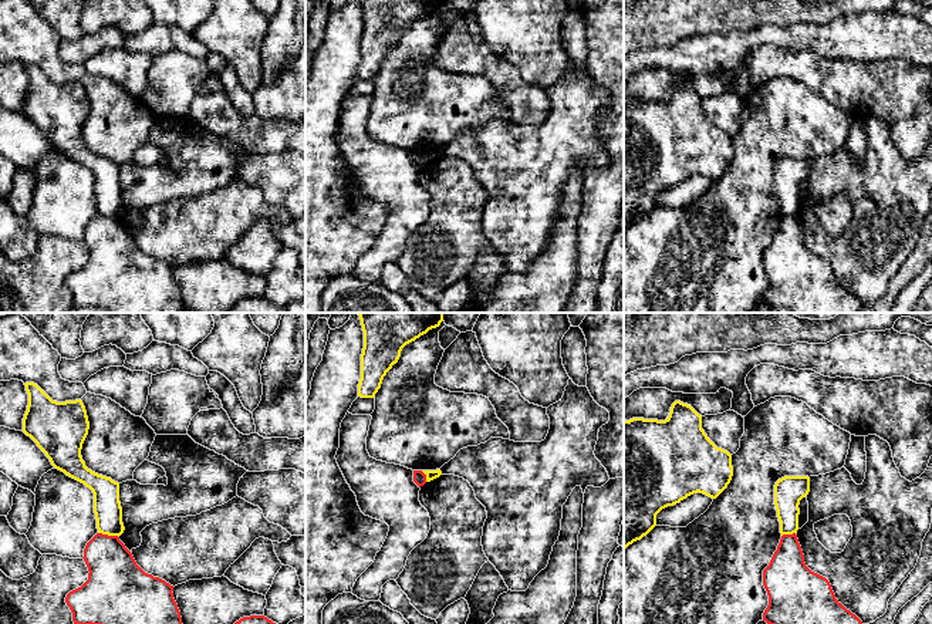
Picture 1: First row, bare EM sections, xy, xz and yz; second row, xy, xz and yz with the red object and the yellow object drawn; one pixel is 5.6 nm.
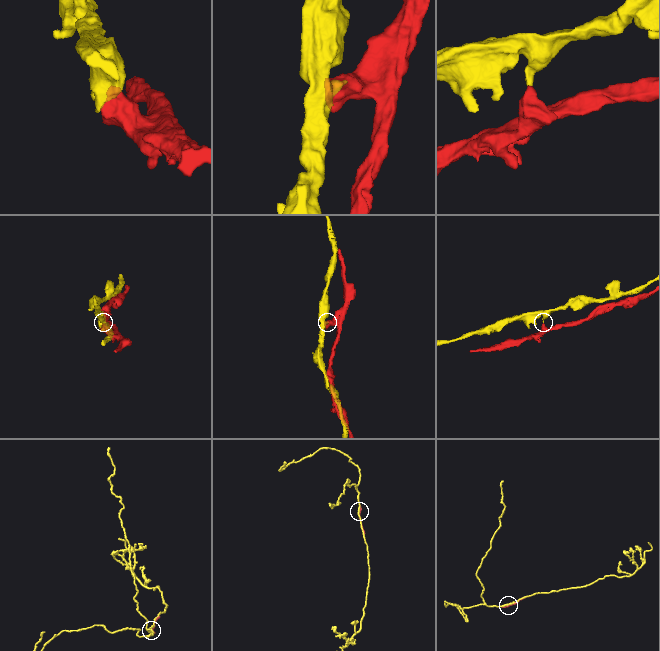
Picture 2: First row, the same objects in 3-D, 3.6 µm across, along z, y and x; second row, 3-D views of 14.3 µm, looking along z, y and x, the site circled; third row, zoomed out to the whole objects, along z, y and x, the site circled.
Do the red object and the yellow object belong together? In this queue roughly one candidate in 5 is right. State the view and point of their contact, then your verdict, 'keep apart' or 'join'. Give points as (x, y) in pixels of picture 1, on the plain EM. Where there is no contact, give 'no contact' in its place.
meets red in xy at (107, 216); keep apart

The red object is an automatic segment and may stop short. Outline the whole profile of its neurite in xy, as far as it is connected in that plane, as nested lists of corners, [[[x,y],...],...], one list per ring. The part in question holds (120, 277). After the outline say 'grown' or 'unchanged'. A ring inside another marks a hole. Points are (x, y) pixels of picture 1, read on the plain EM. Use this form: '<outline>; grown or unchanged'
[[[97,215],[84,230],[88,262],[70,273],[65,284],[77,307],[101,307],[108,313],[189,313],[182,306],[173,267],[145,254],[118,217]]]; unchanged

